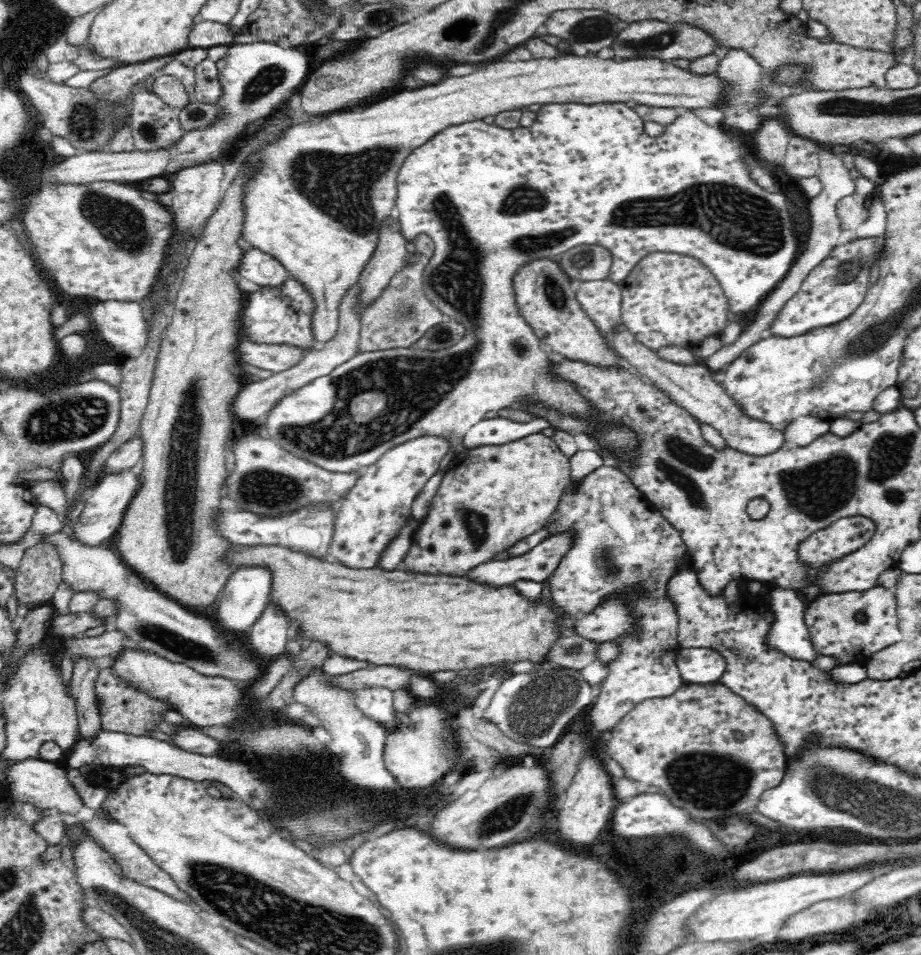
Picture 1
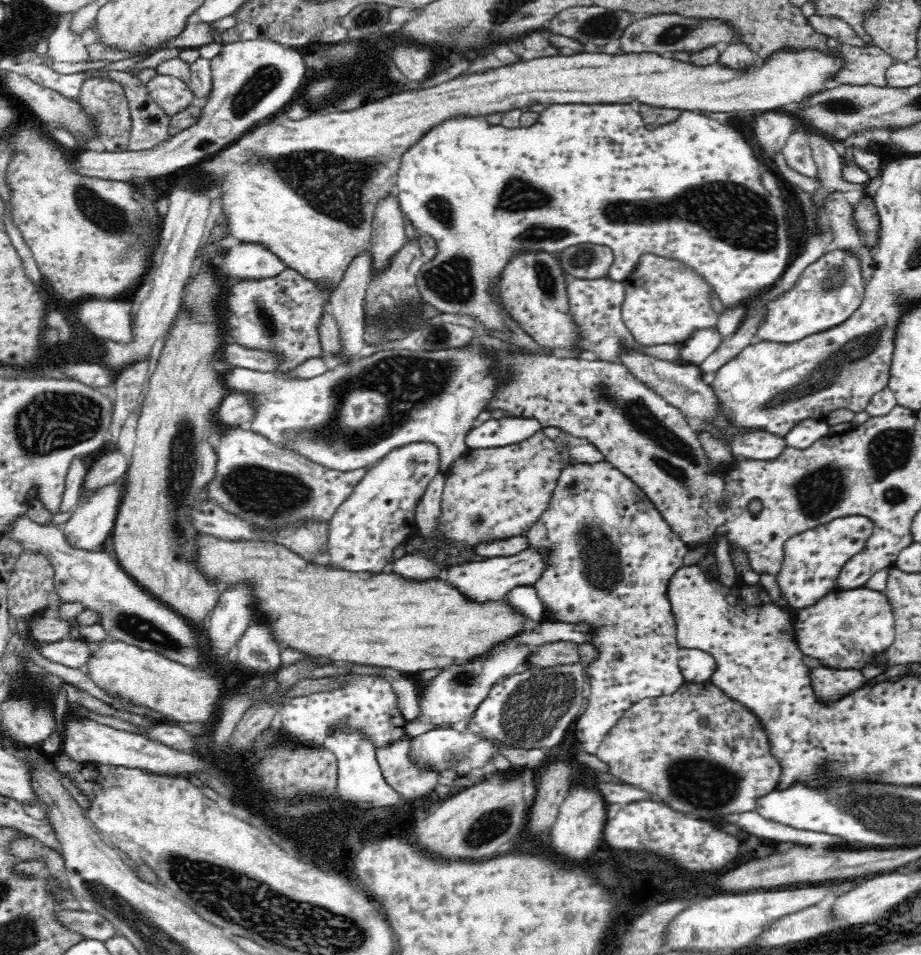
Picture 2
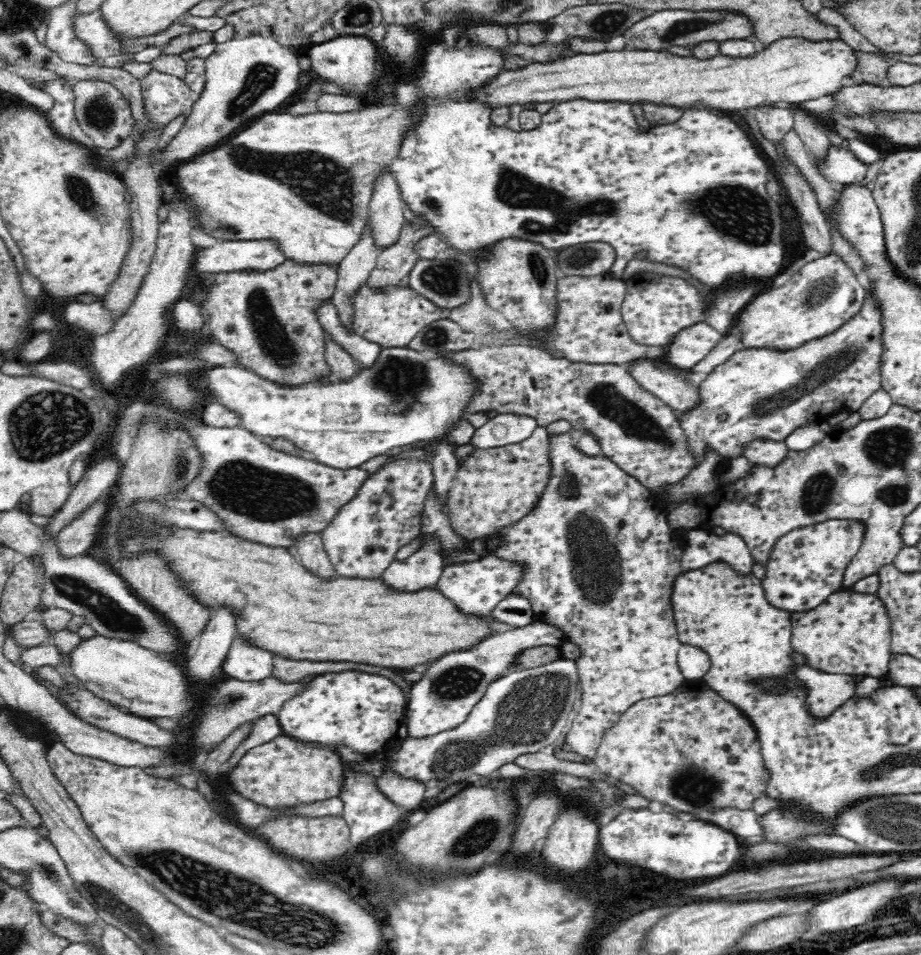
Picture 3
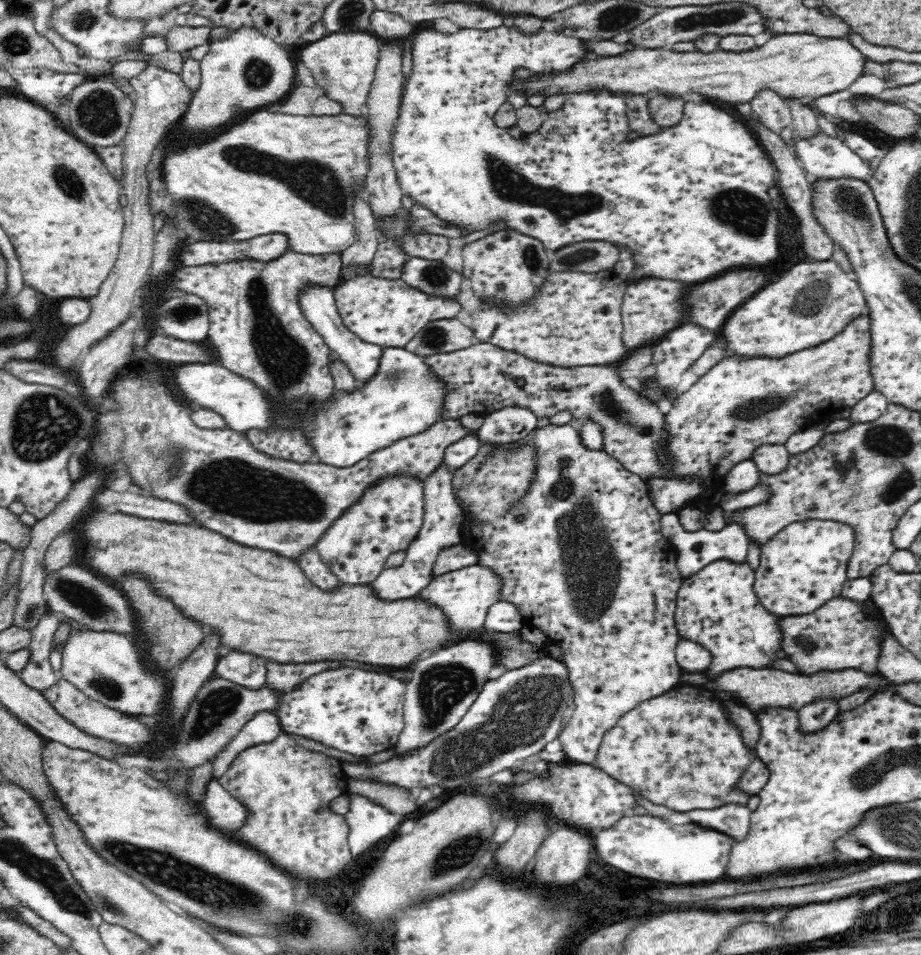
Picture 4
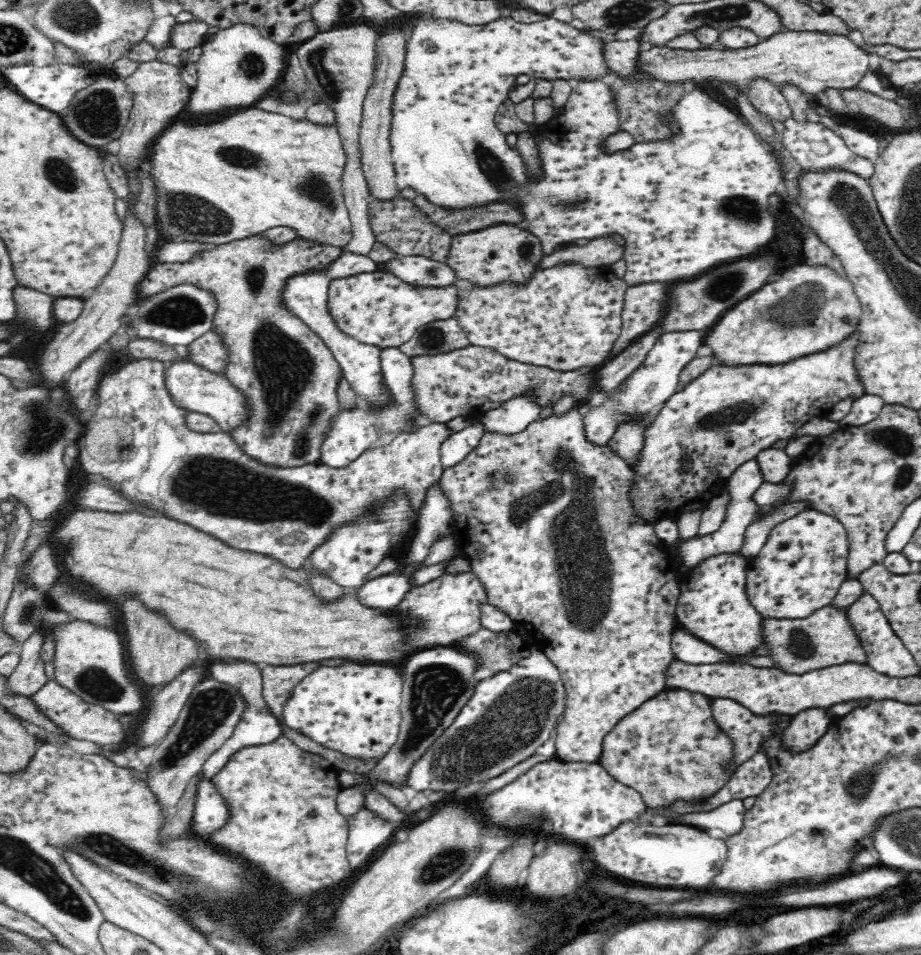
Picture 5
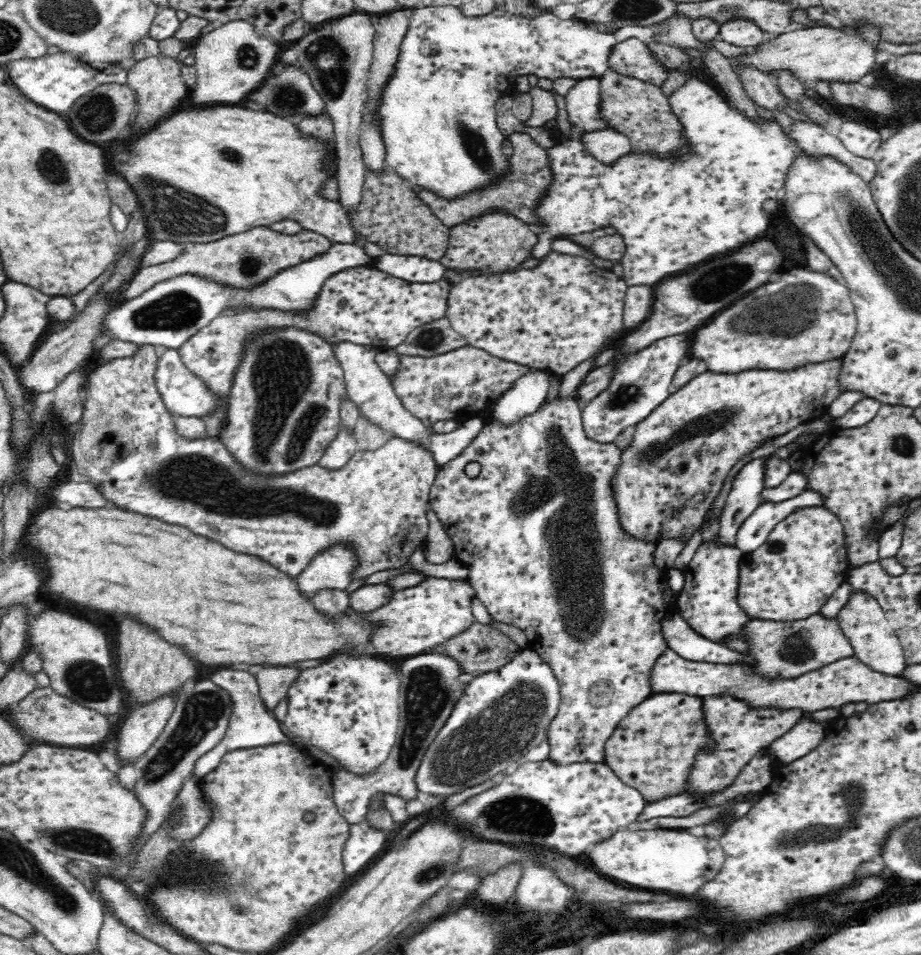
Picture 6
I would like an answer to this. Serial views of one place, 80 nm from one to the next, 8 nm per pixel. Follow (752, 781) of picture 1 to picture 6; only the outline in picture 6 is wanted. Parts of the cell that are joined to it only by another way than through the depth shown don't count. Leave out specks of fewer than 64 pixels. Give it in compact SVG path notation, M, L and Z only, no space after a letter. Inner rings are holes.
M650 694L621 720L607 743L604 762L615 770L622 782L638 790L647 802L676 796L685 786L686 774L696 752L709 742L703 718L698 696Z

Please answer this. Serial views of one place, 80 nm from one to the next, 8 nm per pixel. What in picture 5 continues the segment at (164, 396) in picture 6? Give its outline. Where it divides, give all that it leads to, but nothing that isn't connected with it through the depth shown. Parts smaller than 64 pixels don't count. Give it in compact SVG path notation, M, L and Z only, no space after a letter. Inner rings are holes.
M184 358L168 360L164 368L164 388L169 394L169 400L185 410L186 413L205 414L213 418L219 429L228 431L233 429L242 419L245 419L245 402L241 394L232 387L227 377L214 377L208 371L198 369Z

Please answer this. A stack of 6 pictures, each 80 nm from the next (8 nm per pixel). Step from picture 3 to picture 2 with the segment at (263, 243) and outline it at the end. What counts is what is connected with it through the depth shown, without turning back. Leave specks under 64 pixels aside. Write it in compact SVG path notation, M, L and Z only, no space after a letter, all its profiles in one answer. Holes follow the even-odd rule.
M250 243L230 245L230 254L221 258L217 266L222 276L250 279L273 278L286 268L278 256Z

